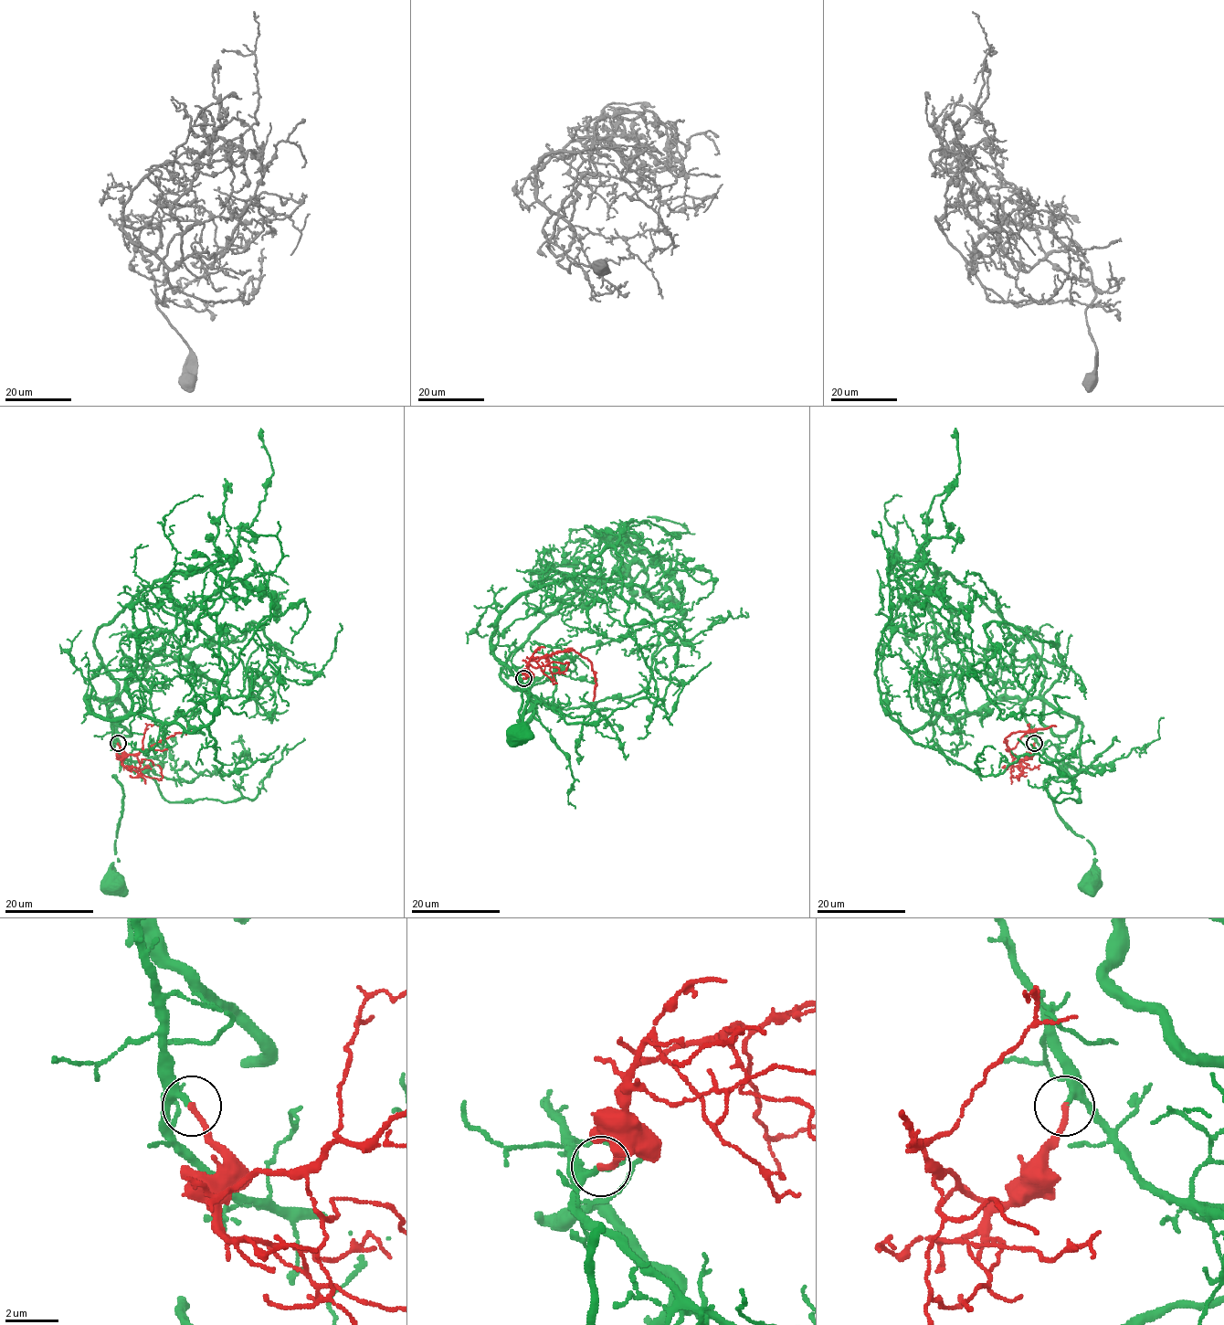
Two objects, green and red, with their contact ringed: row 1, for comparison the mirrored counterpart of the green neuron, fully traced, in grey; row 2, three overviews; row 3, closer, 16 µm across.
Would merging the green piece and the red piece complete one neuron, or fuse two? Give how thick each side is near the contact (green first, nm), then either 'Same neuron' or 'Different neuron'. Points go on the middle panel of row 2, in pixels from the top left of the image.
Thickness 240 nm (green) against 220 nm. Same neuron

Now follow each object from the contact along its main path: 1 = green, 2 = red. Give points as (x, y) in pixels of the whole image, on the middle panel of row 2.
1: (523, 678), (514, 665), (511, 672), (532, 705), (521, 726), (526, 689), (519, 738)
2: (523, 678), (529, 673), (525, 668), (535, 658), (574, 649), (591, 663), (596, 687), (592, 700)

